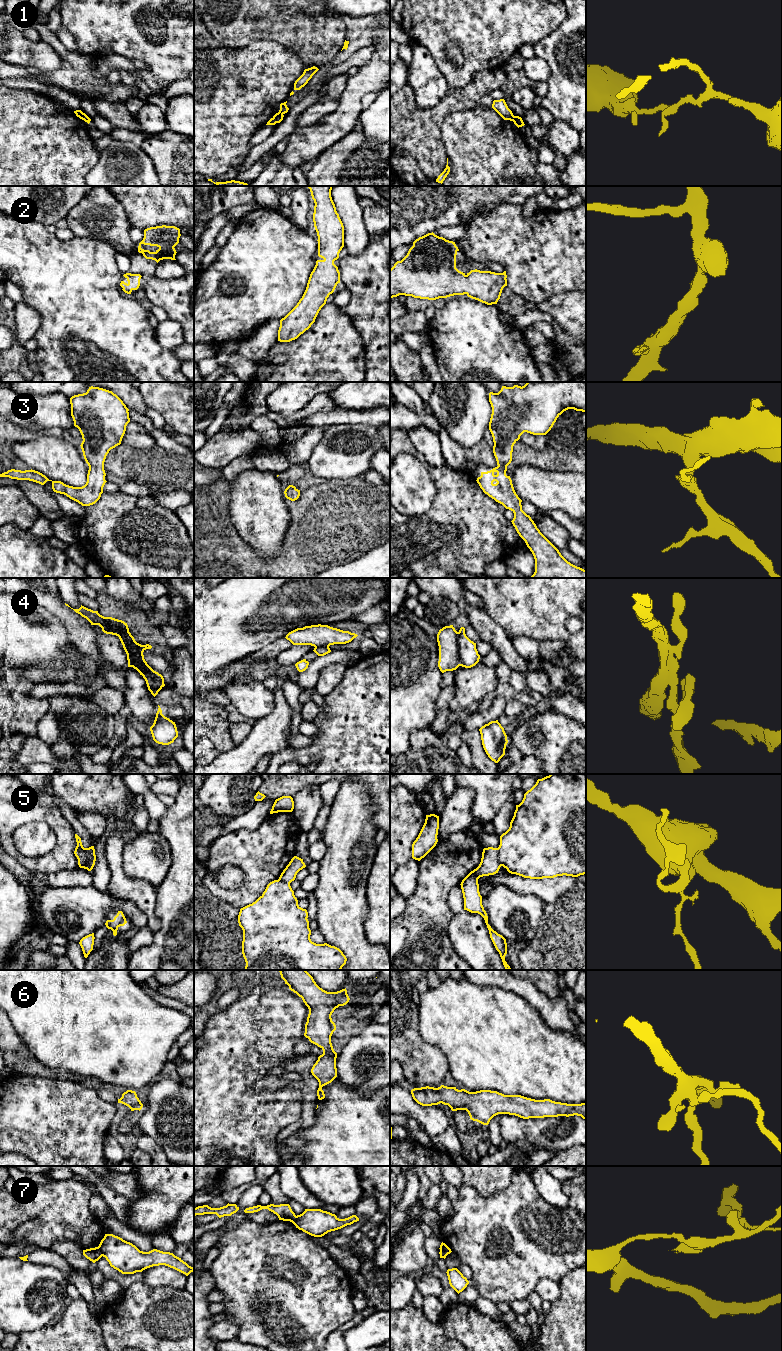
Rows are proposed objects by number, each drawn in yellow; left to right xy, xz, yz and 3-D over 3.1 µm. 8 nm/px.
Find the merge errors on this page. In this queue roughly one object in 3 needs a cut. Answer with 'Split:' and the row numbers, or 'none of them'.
Split: 1, 4, 5, 7

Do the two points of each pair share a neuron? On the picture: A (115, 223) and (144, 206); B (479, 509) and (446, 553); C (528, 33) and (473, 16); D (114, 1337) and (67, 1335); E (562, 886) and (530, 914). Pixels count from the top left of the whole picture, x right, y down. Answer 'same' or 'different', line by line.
A: different
B: same
C: same
D: different
E: different

